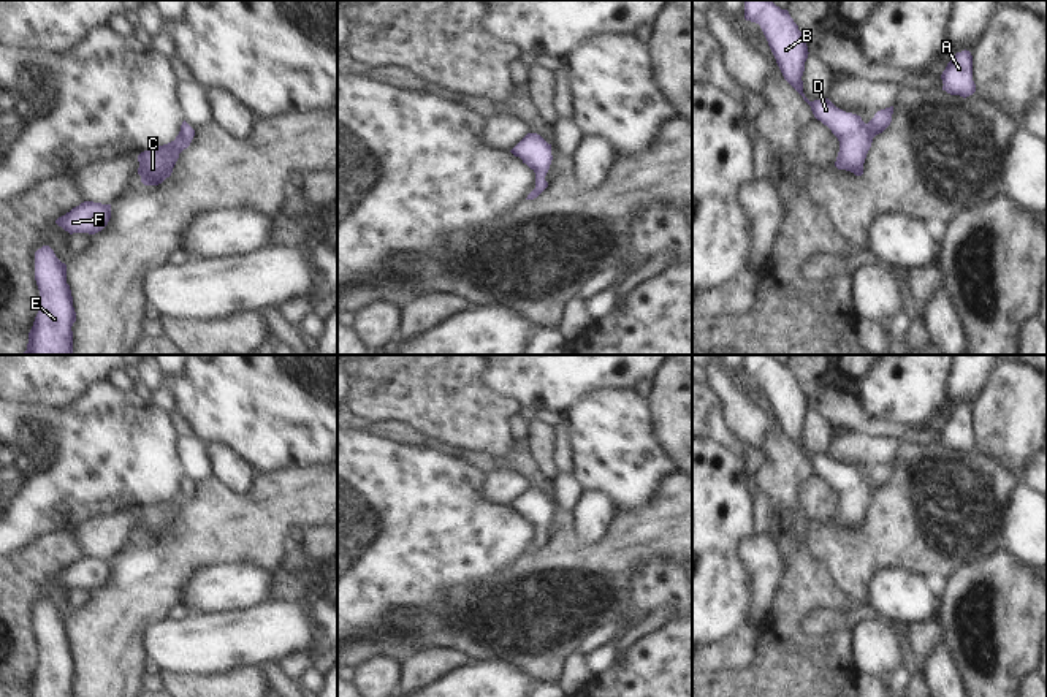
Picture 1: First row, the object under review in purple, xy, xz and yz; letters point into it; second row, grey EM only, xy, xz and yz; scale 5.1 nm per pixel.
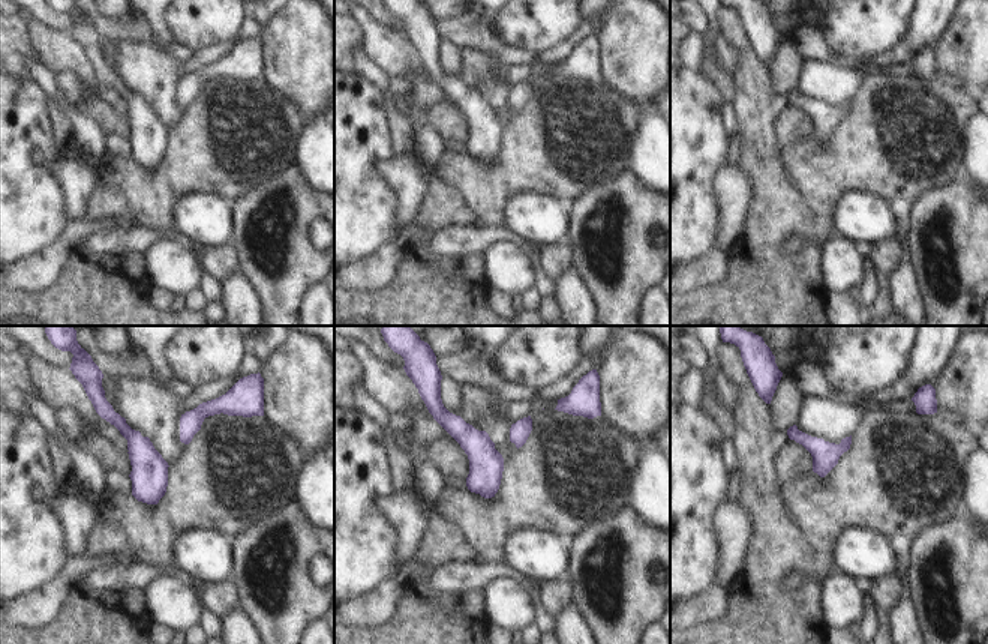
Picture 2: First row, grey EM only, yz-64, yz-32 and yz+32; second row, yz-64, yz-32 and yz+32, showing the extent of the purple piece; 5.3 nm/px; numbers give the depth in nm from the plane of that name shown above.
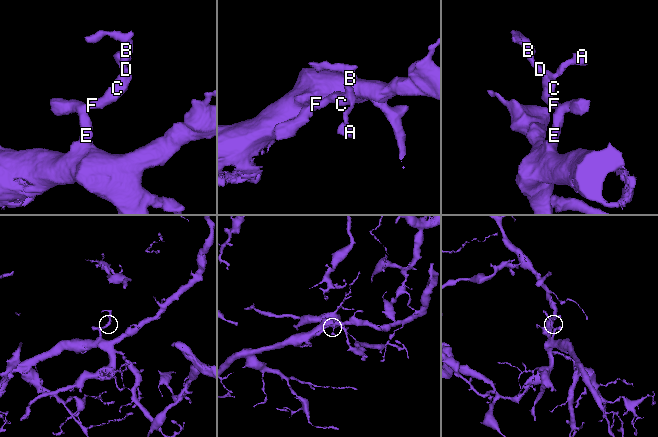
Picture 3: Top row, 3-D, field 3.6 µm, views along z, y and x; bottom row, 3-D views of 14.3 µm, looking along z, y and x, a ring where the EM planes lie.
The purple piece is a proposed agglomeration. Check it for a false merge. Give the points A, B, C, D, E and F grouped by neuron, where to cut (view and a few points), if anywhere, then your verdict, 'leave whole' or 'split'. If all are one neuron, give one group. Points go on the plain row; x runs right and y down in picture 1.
A B C D E F; no cut; leave whole

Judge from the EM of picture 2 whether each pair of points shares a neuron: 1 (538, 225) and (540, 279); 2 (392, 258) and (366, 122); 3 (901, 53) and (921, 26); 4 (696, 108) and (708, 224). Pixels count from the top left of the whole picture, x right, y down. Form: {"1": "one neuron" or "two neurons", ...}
{"1": "two neurons", "2": "two neurons", "3": "one neuron", "4": "one neuron"}

